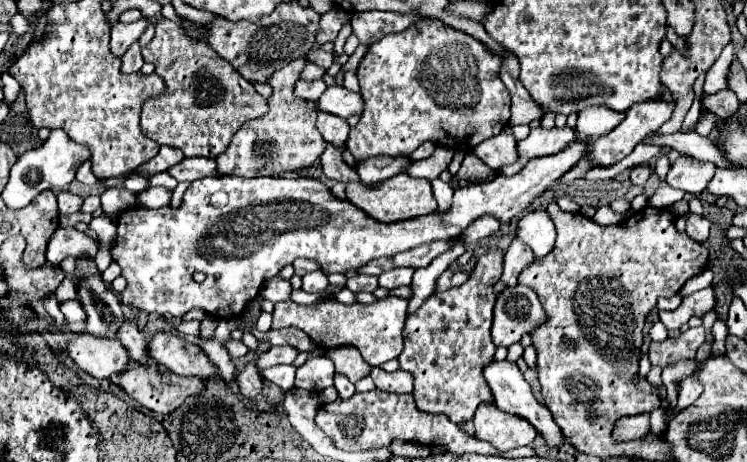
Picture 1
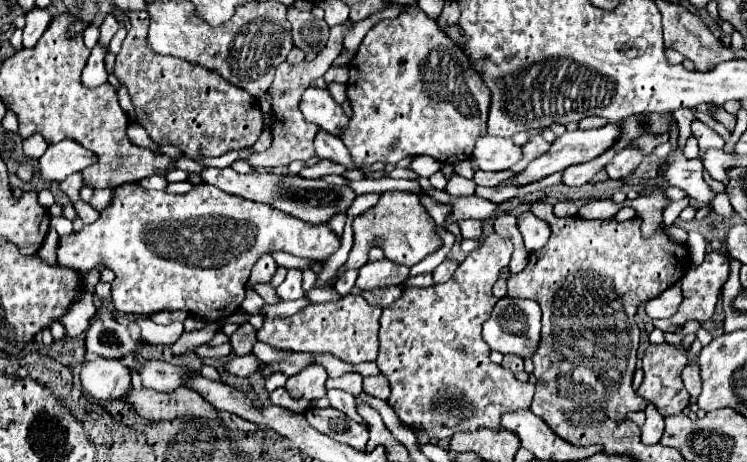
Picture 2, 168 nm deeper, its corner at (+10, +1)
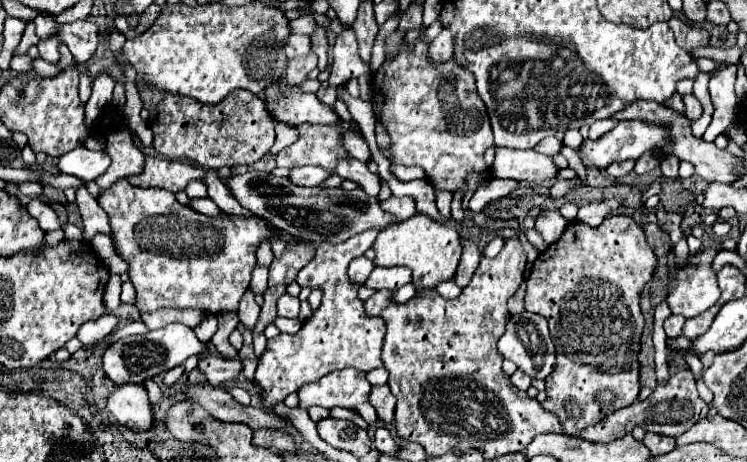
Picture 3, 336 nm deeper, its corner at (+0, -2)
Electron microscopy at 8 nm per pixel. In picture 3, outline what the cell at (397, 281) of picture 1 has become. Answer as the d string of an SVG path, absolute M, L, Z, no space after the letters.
M392 266L392 268L374 268L370 278L366 280L366 288L390 288L390 290L398 290L400 286L404 286L406 282L412 280L412 272L404 266Z

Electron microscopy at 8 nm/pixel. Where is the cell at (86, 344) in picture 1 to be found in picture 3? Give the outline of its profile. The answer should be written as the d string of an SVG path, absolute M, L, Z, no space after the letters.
M114 384L114 390L110 392L106 406L122 426L128 426L132 430L148 430L154 422L144 386Z

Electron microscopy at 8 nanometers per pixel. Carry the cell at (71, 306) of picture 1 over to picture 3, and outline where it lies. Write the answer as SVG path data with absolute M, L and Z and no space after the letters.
M104 314L102 318L94 318L90 322L84 322L76 334L76 338L88 346L88 344L94 344L98 340L102 340L104 336L108 336L118 324L118 318L114 314Z

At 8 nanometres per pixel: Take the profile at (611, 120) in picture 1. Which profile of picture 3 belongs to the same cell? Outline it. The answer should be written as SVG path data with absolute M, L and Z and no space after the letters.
M598 120L598 122L594 122L592 126L590 126L590 138L592 140L596 140L596 138L600 138L602 134L606 134L606 132L610 132L612 128L616 126L616 120Z

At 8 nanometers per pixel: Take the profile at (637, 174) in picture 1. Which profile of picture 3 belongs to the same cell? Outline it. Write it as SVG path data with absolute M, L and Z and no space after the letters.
M626 160L626 162L614 162L614 164L610 164L610 166L606 168L606 172L608 172L608 176L612 176L612 178L622 178L622 176L630 174L632 168L634 168L634 162Z

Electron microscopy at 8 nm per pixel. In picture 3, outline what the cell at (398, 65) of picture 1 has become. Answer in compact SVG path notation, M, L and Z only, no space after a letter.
M412 4L402 12L398 30L402 30L402 34L408 34L410 30L420 32L414 48L402 38L402 50L394 58L386 58L372 74L372 100L382 104L380 124L390 136L392 162L402 166L422 166L426 178L440 190L454 192L462 182L468 182L468 192L462 202L466 208L478 184L488 176L488 166L482 158L484 150L492 146L486 104L478 98L474 74L462 70L454 58L448 62L430 60L430 42L424 40L426 28L422 26L422 6Z

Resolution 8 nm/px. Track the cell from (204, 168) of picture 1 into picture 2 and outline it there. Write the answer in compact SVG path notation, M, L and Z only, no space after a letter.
M208 167L202 175L200 175L208 185L214 185L222 191L226 191L228 195L238 195L250 201L258 201L258 203L266 203L290 217L296 217L304 223L310 225L322 225L328 223L334 215L338 213L346 213L352 205L352 201L356 199L356 193L350 189L348 181L338 177L338 179L302 179L300 175L280 175L280 173L270 173L270 171L250 171L250 173L236 173L234 169L214 169Z

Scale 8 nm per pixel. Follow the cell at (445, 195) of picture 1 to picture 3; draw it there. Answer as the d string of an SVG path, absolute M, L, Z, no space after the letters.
M412 282L402 286L400 289L394 291L394 302L396 304L403 304L416 294L415 286Z

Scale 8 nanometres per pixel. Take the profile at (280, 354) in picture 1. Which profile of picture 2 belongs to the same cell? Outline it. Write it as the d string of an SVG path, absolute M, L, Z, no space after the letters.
M252 353L244 355L244 357L230 357L230 359L226 359L224 369L238 377L250 377L250 373L258 371L258 359Z

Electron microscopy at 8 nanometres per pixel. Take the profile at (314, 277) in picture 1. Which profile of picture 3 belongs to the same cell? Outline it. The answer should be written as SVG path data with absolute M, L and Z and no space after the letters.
M282 294L278 298L278 316L286 316L286 318L296 318L300 312L300 300L296 296L290 294Z

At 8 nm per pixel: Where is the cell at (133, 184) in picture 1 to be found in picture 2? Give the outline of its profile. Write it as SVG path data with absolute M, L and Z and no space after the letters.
M152 175L152 179L142 179L140 185L142 185L144 189L162 189L162 191L164 191L164 189L168 187L168 181L166 181L166 177Z

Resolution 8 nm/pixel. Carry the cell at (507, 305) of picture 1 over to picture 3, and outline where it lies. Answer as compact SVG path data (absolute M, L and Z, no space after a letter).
M524 312L524 314L510 316L506 332L498 340L498 350L504 358L512 360L520 370L524 370L532 378L546 378L554 370L556 350L554 350L554 344L550 340L546 318L542 318L538 314Z

